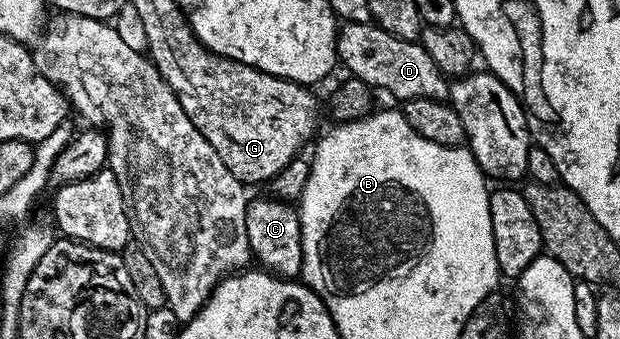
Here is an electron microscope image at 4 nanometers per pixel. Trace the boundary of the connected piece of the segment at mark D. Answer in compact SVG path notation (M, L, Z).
M354 21L342 24L337 31L337 59L343 66L349 68L348 76L359 80L372 87L374 90L382 89L385 93L390 93L393 97L398 97L401 103L410 101L411 99L435 99L436 101L444 101L449 96L450 78L439 71L436 66L435 59L431 59L431 55L427 55L427 51L417 41L404 41L403 39L395 39L395 35L391 35L387 31L383 31L372 23L364 25L363 23L355 23Z

